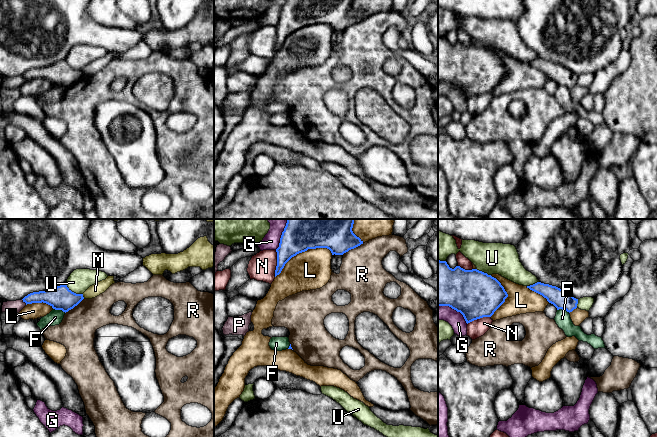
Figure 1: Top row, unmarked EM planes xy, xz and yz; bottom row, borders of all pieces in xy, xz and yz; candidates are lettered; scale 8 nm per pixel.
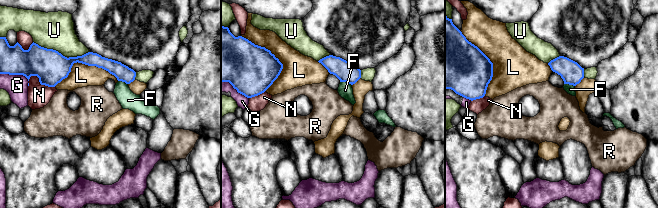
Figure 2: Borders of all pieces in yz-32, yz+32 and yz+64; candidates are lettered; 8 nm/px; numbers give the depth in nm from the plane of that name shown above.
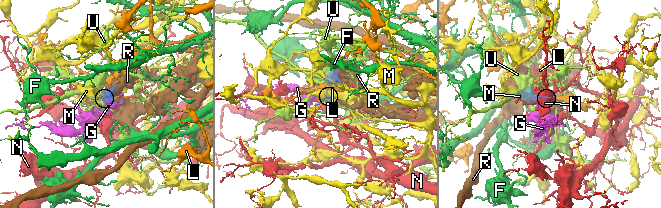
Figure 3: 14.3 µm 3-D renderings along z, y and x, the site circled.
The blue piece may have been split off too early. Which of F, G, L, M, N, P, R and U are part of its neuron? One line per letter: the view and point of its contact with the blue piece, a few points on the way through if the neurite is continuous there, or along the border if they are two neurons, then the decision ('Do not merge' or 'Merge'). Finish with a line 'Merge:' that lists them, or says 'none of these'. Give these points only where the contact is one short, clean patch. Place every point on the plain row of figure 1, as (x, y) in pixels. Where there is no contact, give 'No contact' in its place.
F: Touches blue at xy (59, 85). Boundary: xy (53, 84), (65, 88). Do not merge
G: Touches blue at xz (281, 13). Do not merge
L: Touches blue at xz (302, 27). Do not merge
M: Touches blue at xy (82, 72). Do not merge
N: Touches blue at xz (277, 39). Do not merge
P: Touches blue at xy (24, 77). Do not merge
R: Touches blue at xz (352, 24). Do not merge
U: Touches blue at xy (73, 68). Do not merge
Merge: none of these

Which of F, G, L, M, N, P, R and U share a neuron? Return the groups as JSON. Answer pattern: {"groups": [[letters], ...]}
{"groups": [["F"], ["G", "P"], ["L"], ["M"], ["N"], ["R"], ["U"]]}

